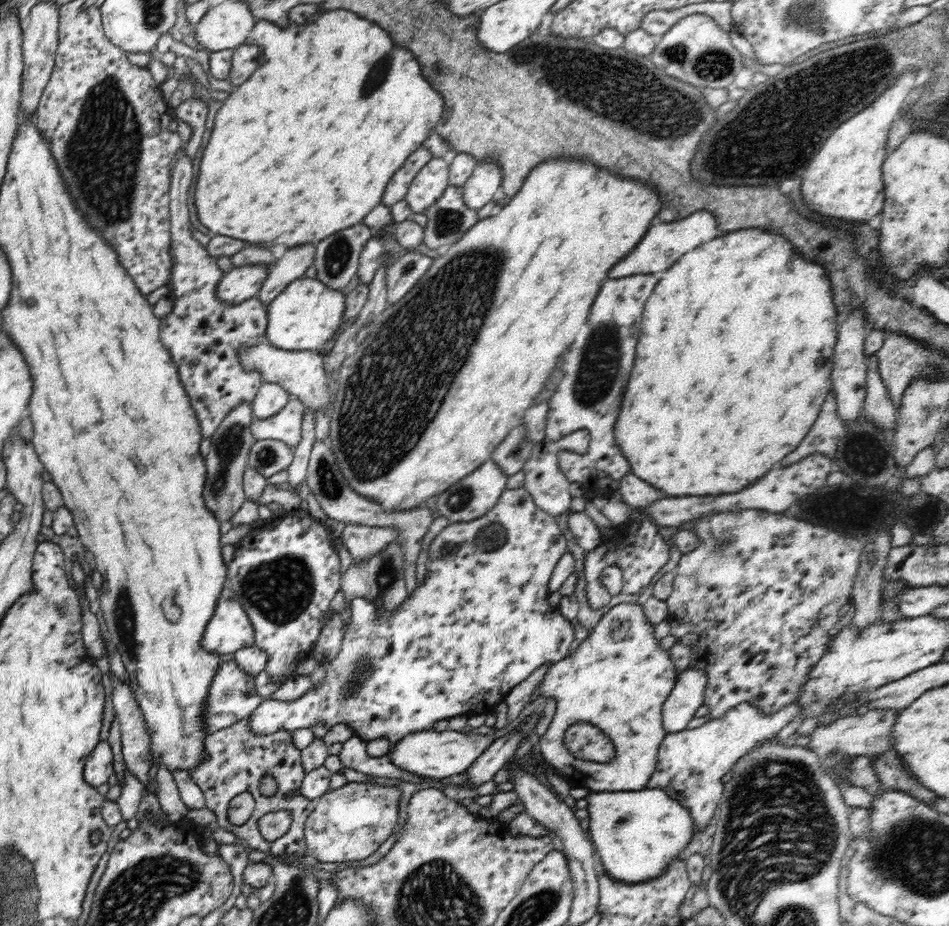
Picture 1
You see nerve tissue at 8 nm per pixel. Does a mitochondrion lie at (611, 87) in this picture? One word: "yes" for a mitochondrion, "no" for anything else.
yes

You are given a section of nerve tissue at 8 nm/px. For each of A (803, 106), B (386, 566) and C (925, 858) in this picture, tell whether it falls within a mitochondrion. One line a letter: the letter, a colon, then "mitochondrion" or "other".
A: mitochondrion
B: mitochondrion
C: mitochondrion

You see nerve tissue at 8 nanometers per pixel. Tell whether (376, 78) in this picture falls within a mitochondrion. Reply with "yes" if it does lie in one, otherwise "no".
yes

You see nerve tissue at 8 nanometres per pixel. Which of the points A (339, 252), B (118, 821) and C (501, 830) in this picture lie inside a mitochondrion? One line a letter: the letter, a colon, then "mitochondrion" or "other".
A: mitochondrion
B: other
C: other

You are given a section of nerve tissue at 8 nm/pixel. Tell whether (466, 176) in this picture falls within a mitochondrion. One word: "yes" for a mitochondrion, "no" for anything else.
no

